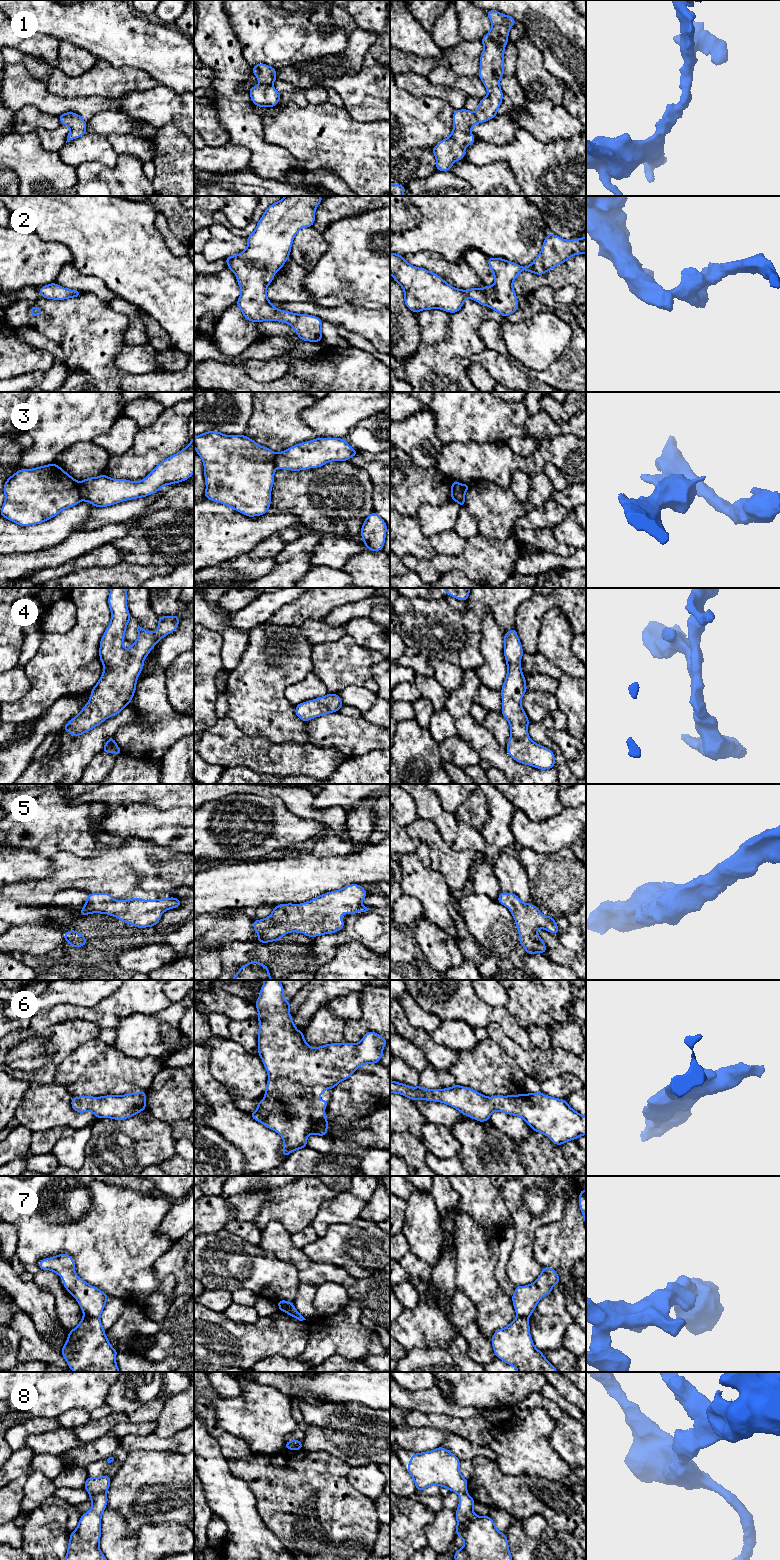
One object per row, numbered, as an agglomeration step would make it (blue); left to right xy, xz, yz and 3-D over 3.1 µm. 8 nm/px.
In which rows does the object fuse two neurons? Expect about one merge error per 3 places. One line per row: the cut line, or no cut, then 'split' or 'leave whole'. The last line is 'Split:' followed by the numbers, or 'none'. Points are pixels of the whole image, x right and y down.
1: no cut | leave whole
2: no cut | leave whole
3: xy (78, 482), (78, 491), (81, 499) | split
4: no cut | leave whole
5: no cut | leave whole
6: no cut | leave whole
7: xy (84, 1315), (98, 1318) | split
8: xy (105, 1492), (97, 1492), (90, 1495) | split
Split: 3, 7, 8

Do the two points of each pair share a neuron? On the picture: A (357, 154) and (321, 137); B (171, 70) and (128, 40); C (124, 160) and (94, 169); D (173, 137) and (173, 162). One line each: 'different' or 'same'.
A: same
B: same
C: same
D: same

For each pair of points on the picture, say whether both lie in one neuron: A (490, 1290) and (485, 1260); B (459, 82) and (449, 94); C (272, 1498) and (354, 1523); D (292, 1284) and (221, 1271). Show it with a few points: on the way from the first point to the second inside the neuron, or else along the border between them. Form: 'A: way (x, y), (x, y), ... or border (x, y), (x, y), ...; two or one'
A: way (485, 1283), (485, 1267); one
B: border (431, 83), (459, 88), (468, 95); two
C: way (292, 1498), (300, 1498), (313, 1511), (334, 1518); one
D: way (274, 1279), (261, 1271), (239, 1271); one

